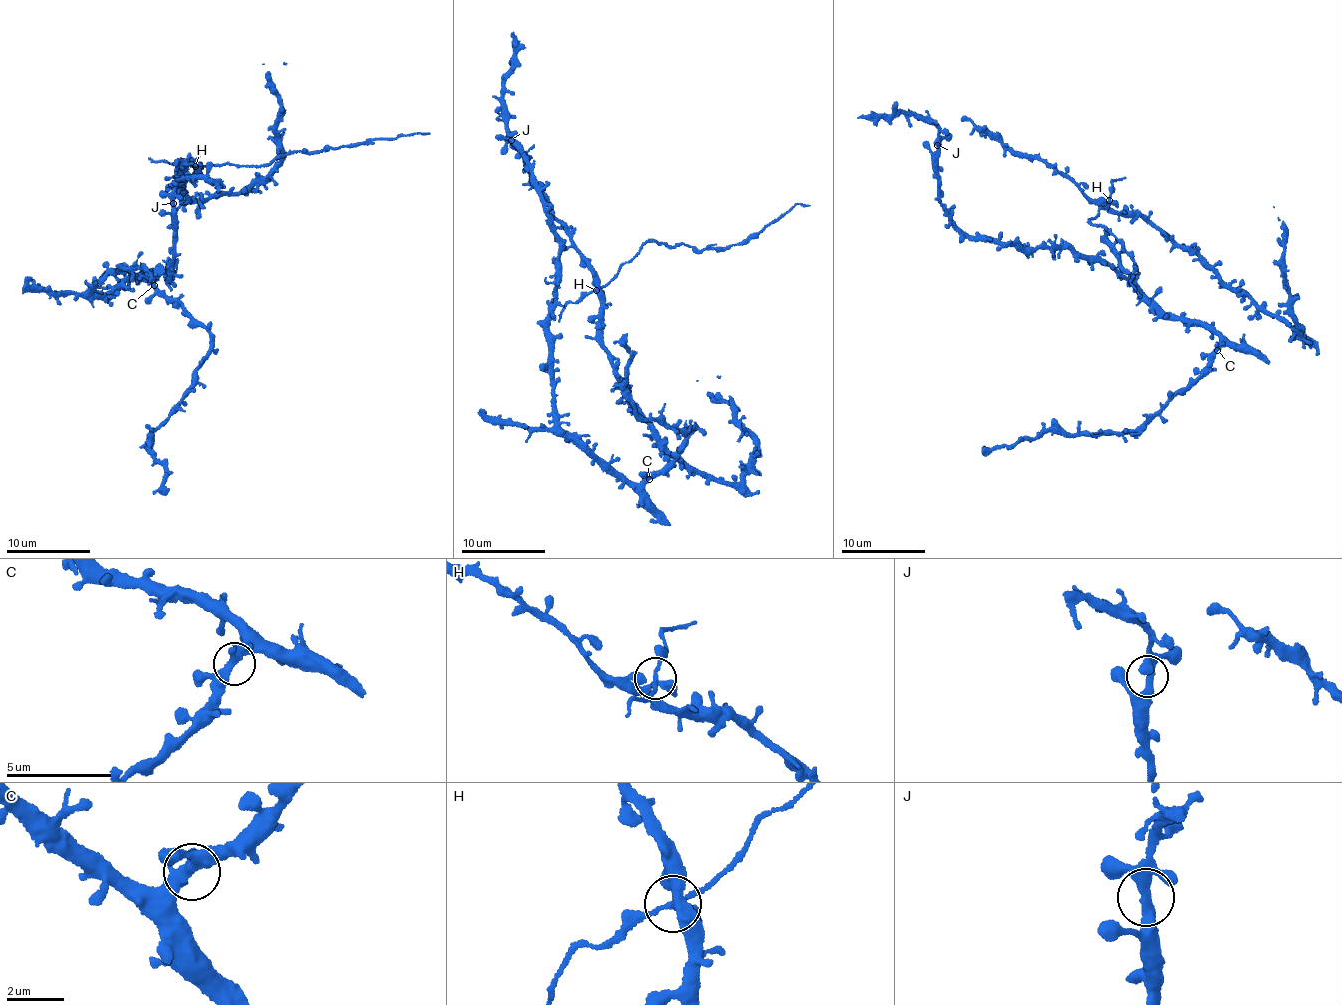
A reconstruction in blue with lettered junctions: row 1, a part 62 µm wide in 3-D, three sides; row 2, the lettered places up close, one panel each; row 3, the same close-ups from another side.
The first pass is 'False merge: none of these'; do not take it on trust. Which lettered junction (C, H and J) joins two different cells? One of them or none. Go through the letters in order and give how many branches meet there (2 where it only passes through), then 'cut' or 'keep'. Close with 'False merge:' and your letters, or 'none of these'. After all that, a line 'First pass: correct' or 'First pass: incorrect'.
C: branches 4; keep
H: branches 5; cut
J: branches 4; keep
False merge: H
First pass: incorrect

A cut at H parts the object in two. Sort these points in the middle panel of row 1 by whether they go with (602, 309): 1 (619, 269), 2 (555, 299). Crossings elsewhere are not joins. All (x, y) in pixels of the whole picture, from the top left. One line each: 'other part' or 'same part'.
1: other part
2: same part

